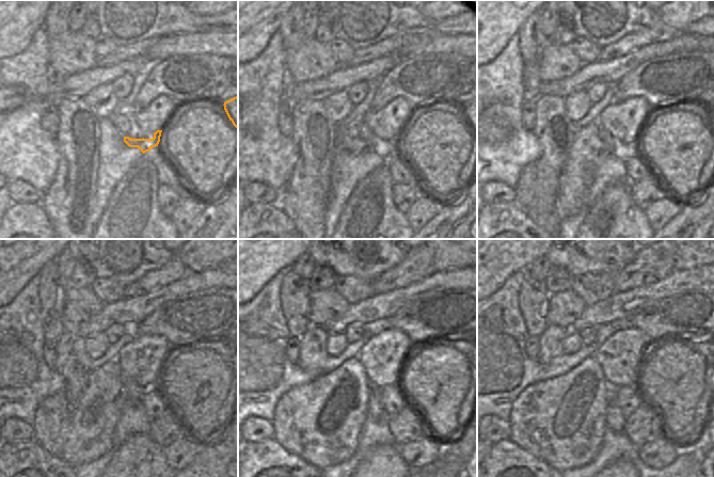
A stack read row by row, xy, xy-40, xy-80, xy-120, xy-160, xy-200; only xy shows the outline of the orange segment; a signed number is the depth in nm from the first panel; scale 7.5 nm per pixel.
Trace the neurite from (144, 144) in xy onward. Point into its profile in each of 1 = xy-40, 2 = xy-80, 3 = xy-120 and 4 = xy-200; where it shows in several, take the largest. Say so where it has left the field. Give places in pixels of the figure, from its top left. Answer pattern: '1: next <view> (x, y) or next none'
1: next xy-40 (351, 141)
2: next xy-80 (587, 152)
3: next xy-120 (81, 435)
4: next xy-200 (561, 422)

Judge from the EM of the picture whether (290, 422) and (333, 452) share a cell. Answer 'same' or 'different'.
same

